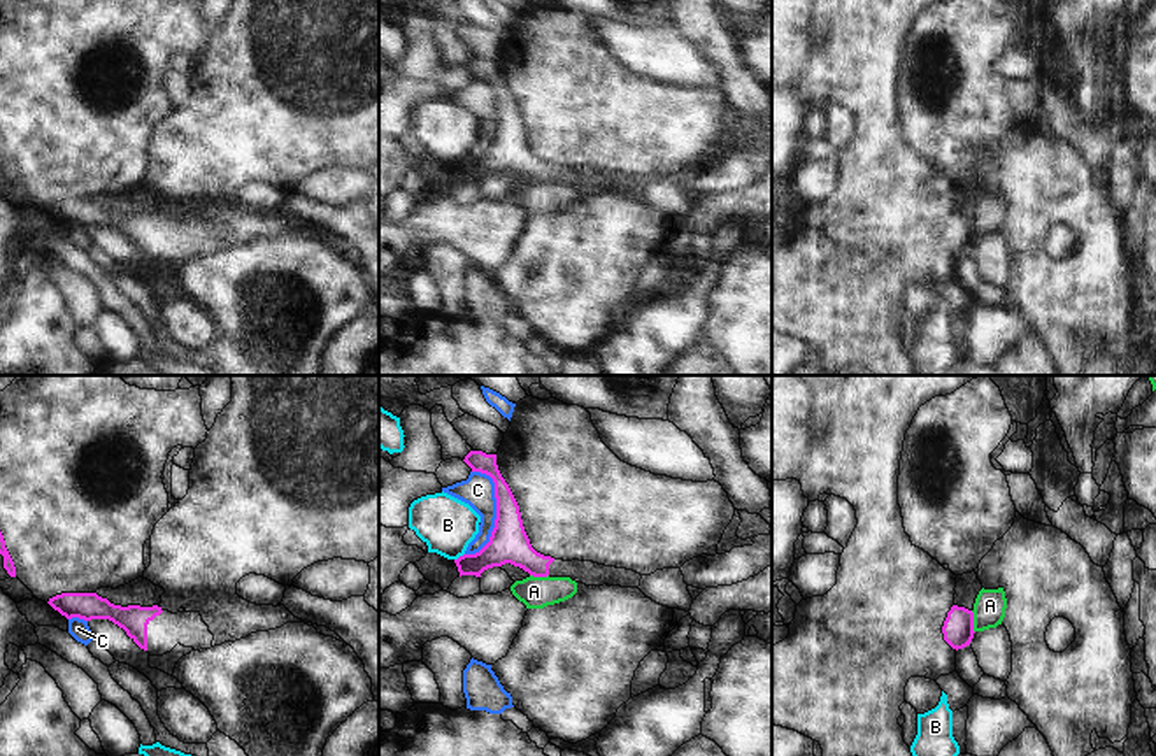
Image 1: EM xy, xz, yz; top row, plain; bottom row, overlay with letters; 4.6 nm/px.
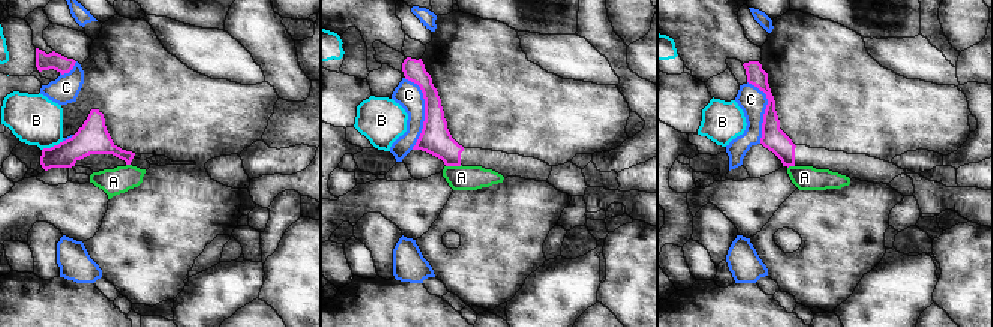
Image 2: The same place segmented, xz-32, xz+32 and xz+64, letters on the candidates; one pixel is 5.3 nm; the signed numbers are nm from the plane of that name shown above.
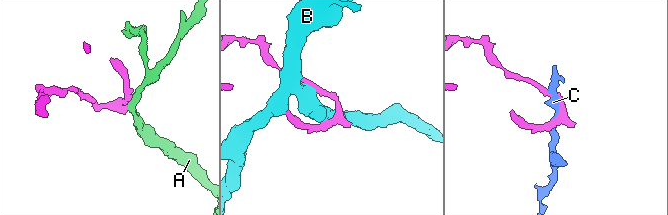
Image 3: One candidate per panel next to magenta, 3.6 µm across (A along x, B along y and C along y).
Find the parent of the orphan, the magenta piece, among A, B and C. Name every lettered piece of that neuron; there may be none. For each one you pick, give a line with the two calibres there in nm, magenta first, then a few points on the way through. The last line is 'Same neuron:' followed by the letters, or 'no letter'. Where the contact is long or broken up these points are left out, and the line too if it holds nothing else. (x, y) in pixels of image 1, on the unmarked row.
Same neuron: no letter

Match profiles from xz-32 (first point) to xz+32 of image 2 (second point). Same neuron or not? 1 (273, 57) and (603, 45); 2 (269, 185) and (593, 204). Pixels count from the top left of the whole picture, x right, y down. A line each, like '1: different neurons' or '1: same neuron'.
1: same neuron
2: different neurons

